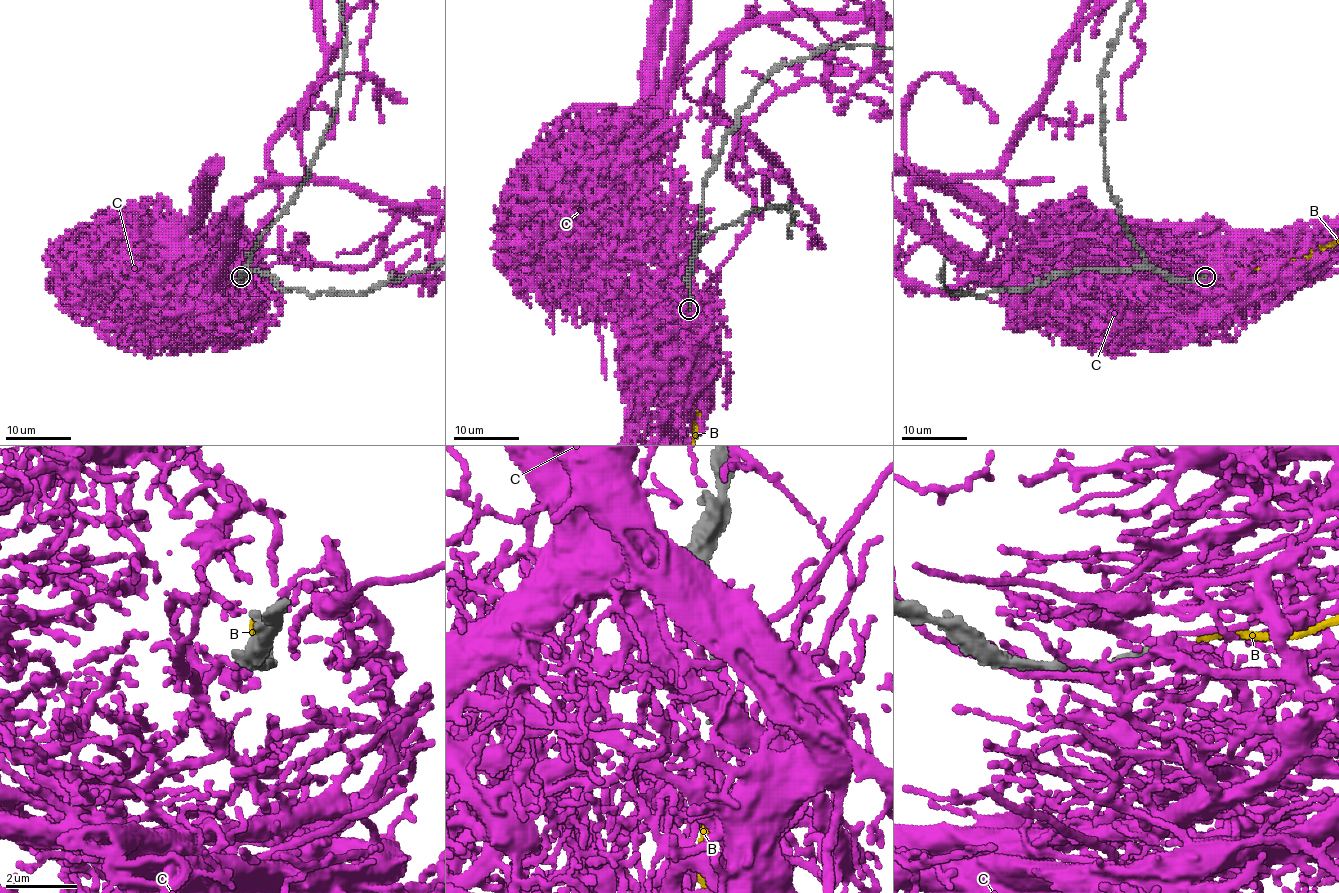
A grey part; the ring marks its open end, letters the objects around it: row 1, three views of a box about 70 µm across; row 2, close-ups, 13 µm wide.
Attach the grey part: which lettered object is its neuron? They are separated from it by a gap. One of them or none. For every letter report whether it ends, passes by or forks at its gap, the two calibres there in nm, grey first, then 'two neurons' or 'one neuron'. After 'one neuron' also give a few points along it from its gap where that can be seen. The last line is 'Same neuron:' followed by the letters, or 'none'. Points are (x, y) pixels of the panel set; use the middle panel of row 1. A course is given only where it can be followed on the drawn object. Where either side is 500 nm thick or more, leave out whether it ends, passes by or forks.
B: it ends there; 200 nm thick on the grey side, 220 nm on the other; one neuron
C: it ends there; 200 nm thick on the grey side, 140 nm on the other; two neurons
Same neuron: B

